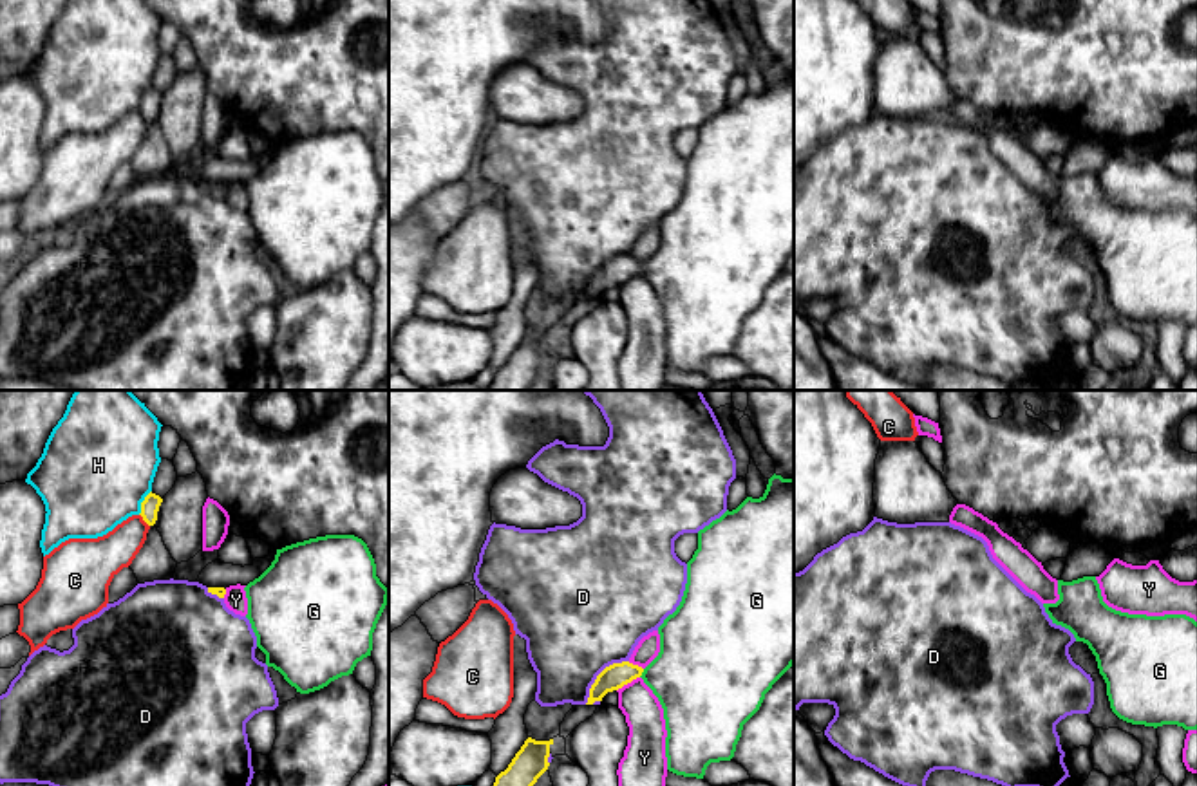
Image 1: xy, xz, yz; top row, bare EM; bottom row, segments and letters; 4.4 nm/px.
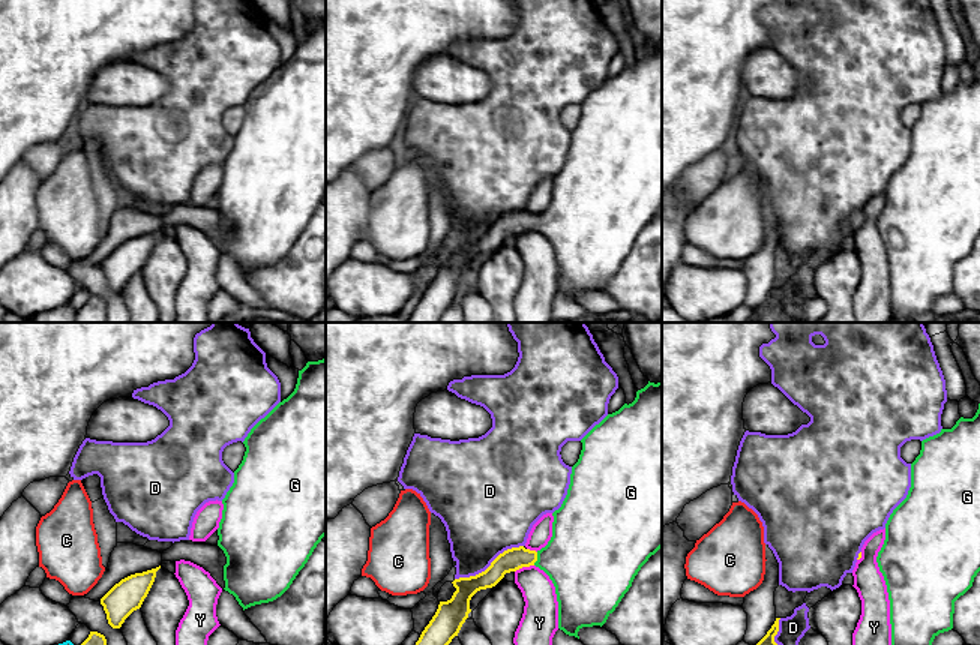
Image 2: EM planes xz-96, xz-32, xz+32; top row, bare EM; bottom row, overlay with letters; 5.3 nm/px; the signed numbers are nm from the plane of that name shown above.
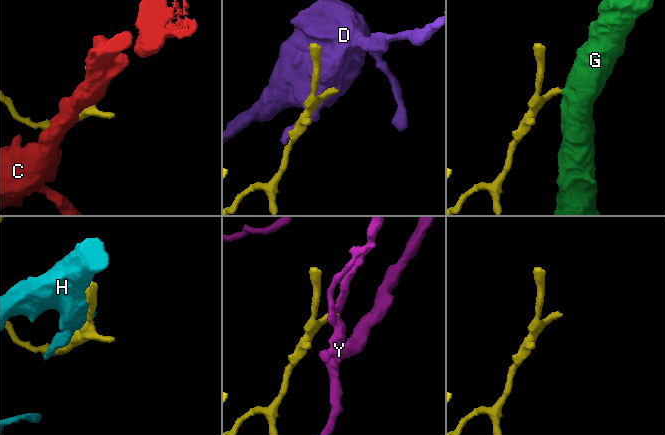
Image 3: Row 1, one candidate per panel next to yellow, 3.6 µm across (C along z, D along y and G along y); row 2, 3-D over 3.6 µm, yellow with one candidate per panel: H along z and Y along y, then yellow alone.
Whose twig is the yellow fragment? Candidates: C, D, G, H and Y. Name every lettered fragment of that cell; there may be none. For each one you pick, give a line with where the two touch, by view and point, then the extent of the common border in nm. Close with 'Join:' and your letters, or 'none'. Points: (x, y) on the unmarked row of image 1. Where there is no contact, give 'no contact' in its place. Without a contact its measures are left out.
G: contact xz (642, 266); length 50 nm
Join: G

